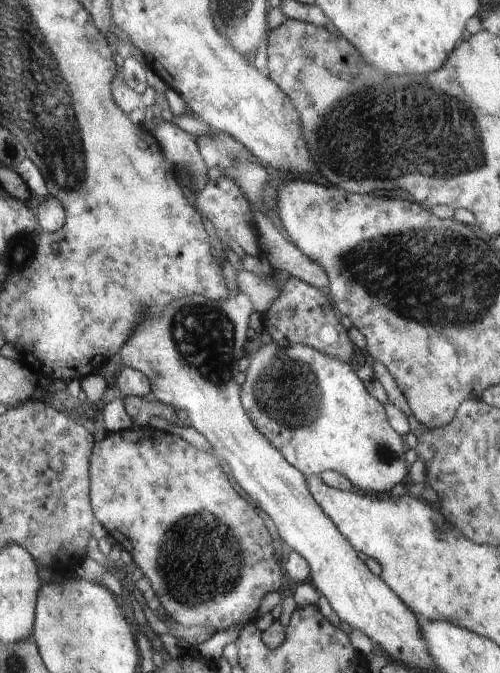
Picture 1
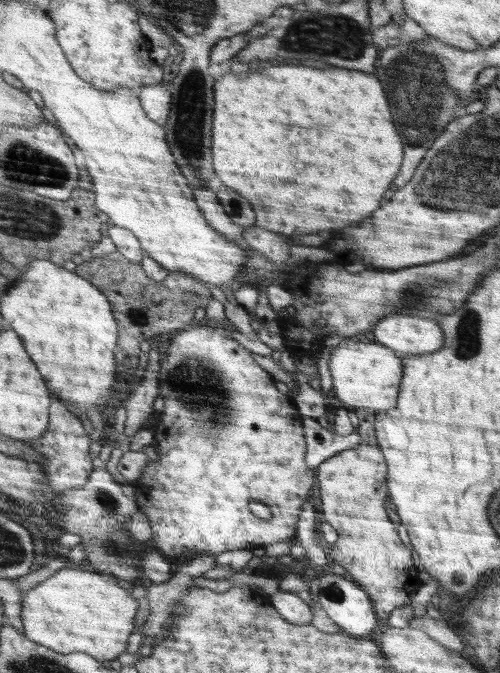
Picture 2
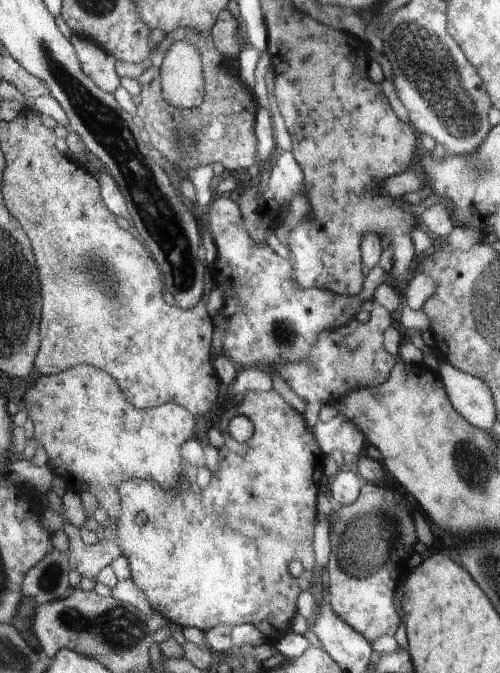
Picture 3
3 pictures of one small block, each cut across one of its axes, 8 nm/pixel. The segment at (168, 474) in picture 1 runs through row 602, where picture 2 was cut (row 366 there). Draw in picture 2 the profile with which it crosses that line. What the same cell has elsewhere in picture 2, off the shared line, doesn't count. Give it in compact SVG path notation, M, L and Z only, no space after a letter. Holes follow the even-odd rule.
M193 320L187 330L172 335L159 370L164 410L160 420L150 425L158 460L148 462L141 477L132 482L136 502L152 528L152 545L158 546L167 559L186 550L219 555L292 540L300 508L308 501L308 490L316 480L314 470L304 464L306 443L299 409L292 406L290 397L276 390L272 376L252 360L246 348L232 339L225 328L214 328L218 324ZM250 500L266 504L272 517L266 520L254 516L248 510Z

